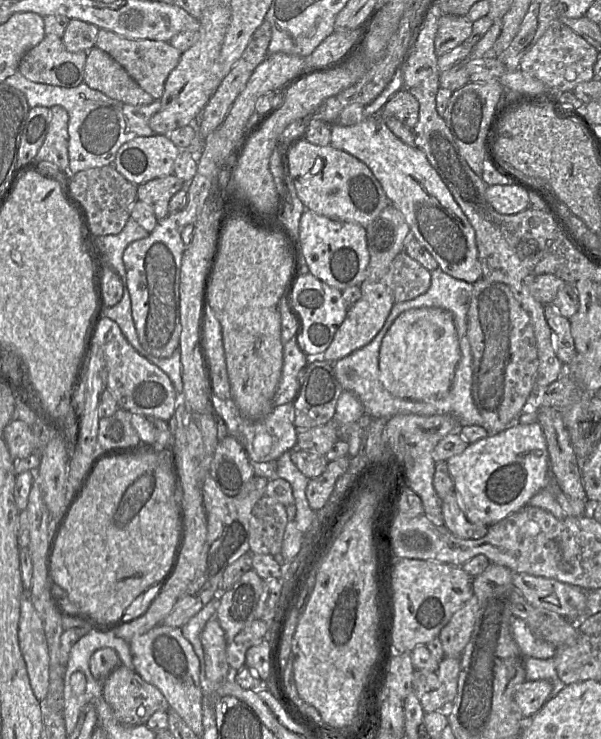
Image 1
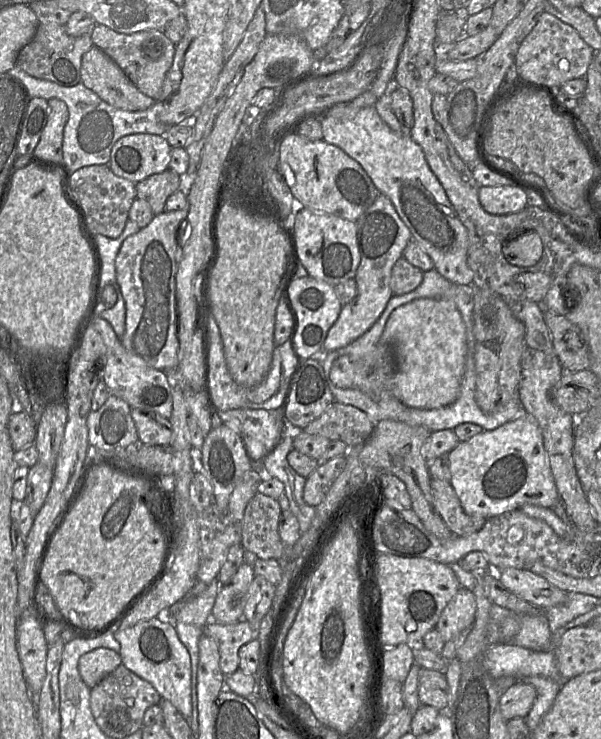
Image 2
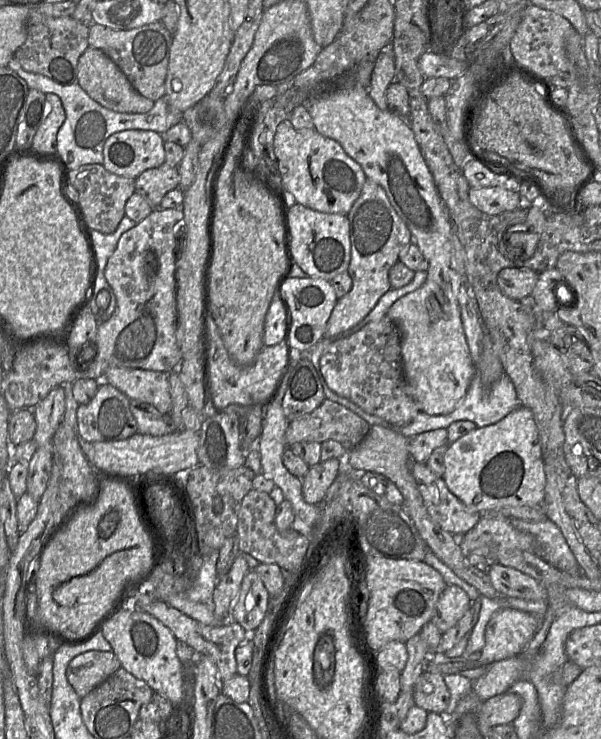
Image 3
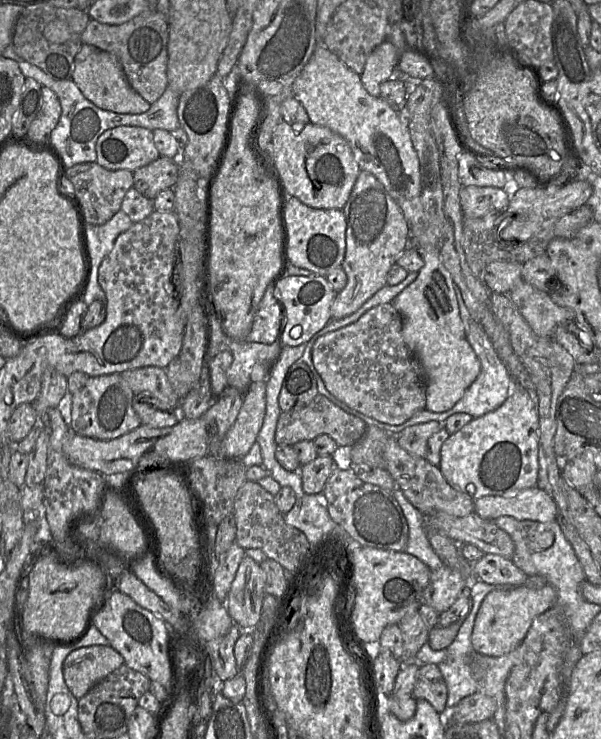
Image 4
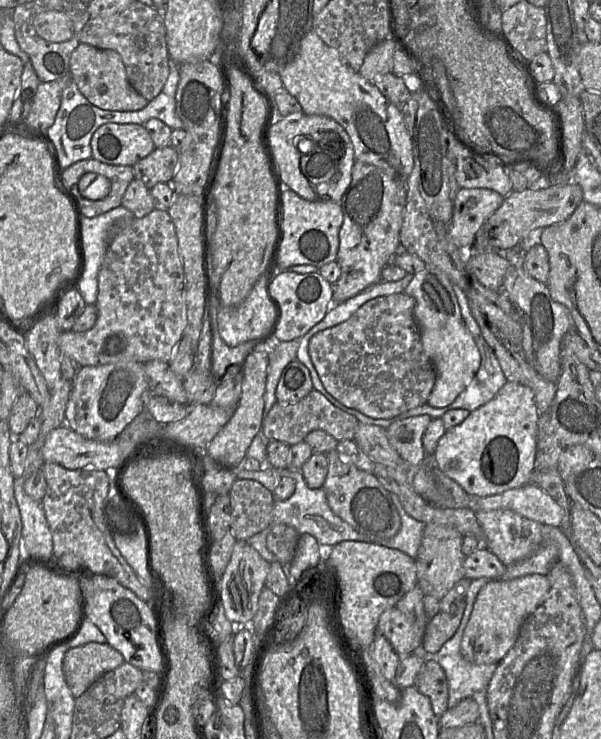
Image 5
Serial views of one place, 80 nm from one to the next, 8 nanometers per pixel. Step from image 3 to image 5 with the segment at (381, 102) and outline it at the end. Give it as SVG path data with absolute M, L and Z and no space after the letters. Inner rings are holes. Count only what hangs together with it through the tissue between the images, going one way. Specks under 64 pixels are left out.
M391 38L373 47L364 58L359 71L360 75L369 82L374 83L377 75L393 72L393 54L397 47L401 49L396 41Z

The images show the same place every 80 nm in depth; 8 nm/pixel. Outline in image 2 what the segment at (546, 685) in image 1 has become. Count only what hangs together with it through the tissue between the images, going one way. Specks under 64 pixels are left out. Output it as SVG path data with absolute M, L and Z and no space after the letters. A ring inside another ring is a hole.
M517 682L500 696L501 714L506 720L524 719L531 710L535 697L536 690L532 685Z

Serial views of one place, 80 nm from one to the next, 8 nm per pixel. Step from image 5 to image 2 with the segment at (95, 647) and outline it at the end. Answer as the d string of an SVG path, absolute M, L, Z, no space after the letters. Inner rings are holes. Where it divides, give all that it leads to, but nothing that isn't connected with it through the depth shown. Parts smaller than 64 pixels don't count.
M97 648L80 657L78 671L83 682L92 689L121 664L119 653Z

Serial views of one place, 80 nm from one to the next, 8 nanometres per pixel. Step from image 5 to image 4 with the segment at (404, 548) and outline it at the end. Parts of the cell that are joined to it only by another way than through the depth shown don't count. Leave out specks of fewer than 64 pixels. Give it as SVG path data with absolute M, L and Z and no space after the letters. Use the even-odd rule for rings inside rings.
M397 487L392 495L401 508L409 528L409 538L405 552L415 556L431 570L443 566L443 562L430 545L424 516L405 498Z

